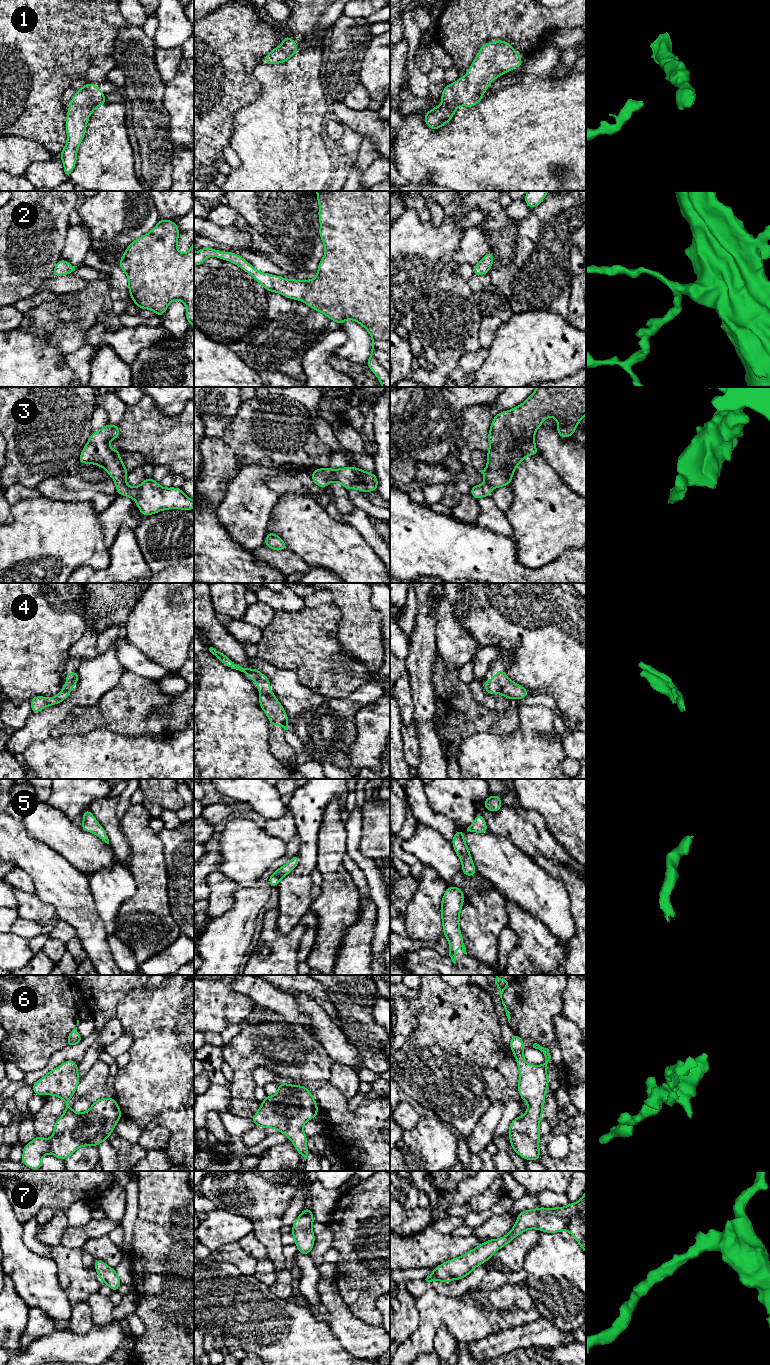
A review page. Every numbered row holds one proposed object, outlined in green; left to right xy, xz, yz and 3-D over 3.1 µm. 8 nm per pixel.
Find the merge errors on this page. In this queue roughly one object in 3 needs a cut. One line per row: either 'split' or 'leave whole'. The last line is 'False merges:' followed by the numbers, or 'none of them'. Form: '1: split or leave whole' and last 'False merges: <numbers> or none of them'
1: leave whole
2: leave whole
3: leave whole
4: leave whole
5: leave whole
6: leave whole
7: leave whole
False merges: none of them

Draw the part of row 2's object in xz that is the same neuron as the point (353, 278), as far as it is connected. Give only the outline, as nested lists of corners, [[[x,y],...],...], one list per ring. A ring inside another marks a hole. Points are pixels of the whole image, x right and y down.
[[[316,191],[316,194],[319,203],[319,235],[325,253],[314,279],[288,280],[263,273],[235,253],[209,247],[194,252],[194,266],[201,265],[210,256],[227,260],[250,274],[268,292],[273,291],[289,299],[302,301],[340,326],[347,319],[356,321],[372,336],[372,351],[366,365],[377,376],[382,387],[390,387],[390,191]]]

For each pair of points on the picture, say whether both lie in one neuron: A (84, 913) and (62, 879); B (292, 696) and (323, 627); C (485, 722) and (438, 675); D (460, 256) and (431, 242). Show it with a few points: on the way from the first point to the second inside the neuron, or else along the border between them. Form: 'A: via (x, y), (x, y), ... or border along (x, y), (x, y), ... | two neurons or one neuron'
A: via (76, 905), (64, 887) | one neuron
B: border along (279, 668), (292, 670), (302, 683), (318, 694) | two neurons
C: via (472, 709), (459, 696), (459, 692), (451, 688) | one neuron
D: border along (463, 231), (460, 246), (451, 259) | two neurons

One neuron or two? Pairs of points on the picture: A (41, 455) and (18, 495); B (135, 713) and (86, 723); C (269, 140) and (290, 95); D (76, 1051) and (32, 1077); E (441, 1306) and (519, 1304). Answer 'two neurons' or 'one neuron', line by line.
A: two neurons
B: one neuron
C: one neuron
D: one neuron
E: one neuron

